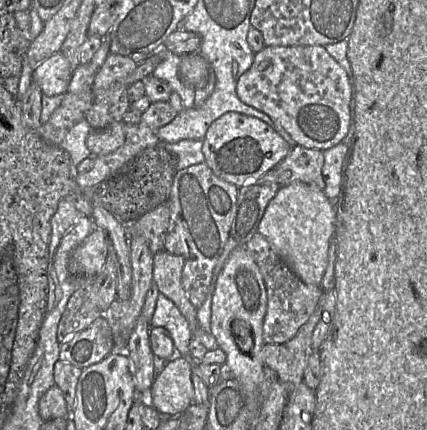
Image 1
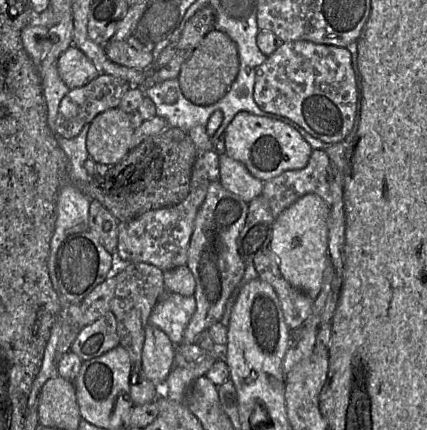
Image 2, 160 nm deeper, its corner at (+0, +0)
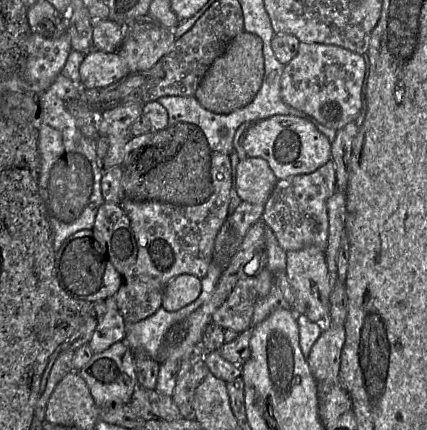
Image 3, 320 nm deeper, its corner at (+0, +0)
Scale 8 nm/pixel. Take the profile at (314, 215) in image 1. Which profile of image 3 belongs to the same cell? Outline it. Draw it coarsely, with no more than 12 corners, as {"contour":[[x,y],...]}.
{"contour":[[324,251],[286,252],[294,310],[330,325],[331,277]]}

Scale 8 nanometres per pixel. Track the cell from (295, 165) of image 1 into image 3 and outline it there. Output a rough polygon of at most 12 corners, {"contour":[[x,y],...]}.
{"contour":[[331,159],[278,180],[262,220],[285,252],[325,250]]}

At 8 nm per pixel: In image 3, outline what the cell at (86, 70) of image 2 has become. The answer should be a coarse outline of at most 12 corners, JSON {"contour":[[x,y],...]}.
{"contour":[[93,48],[80,64],[82,88],[130,73],[118,52]]}

